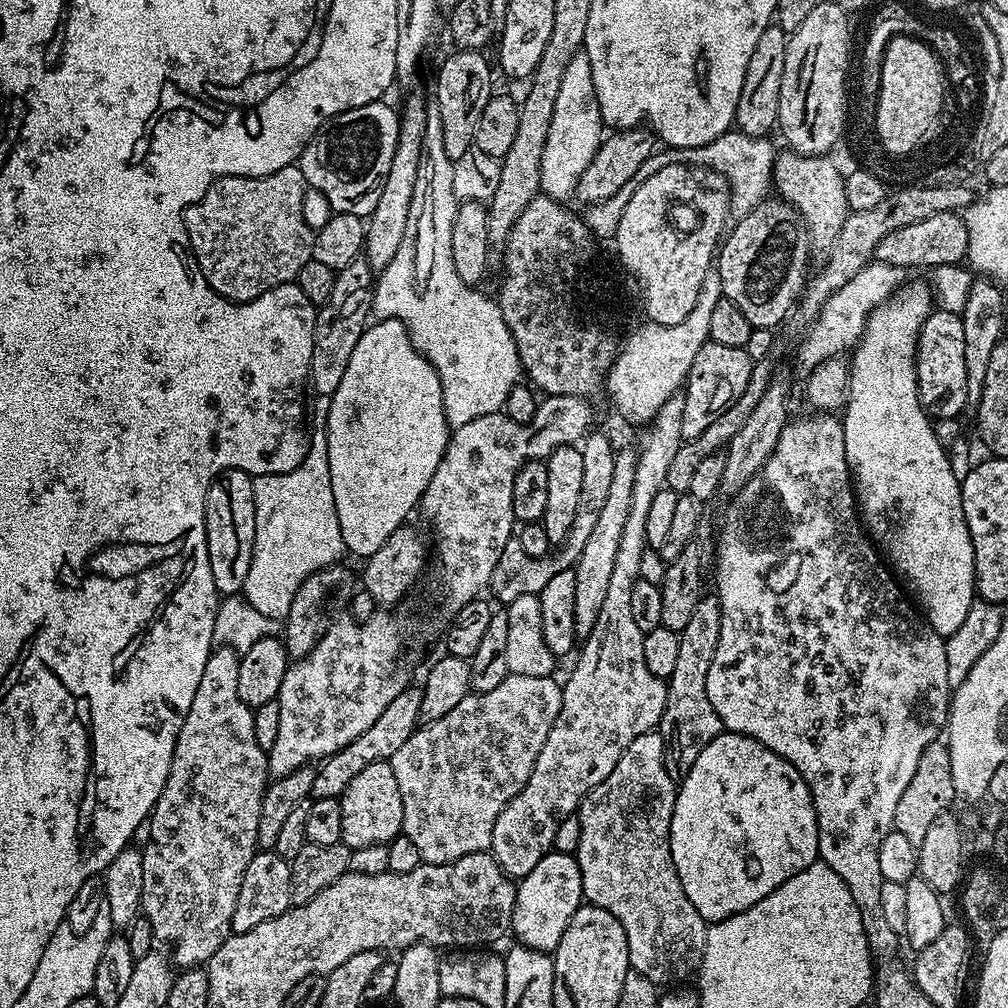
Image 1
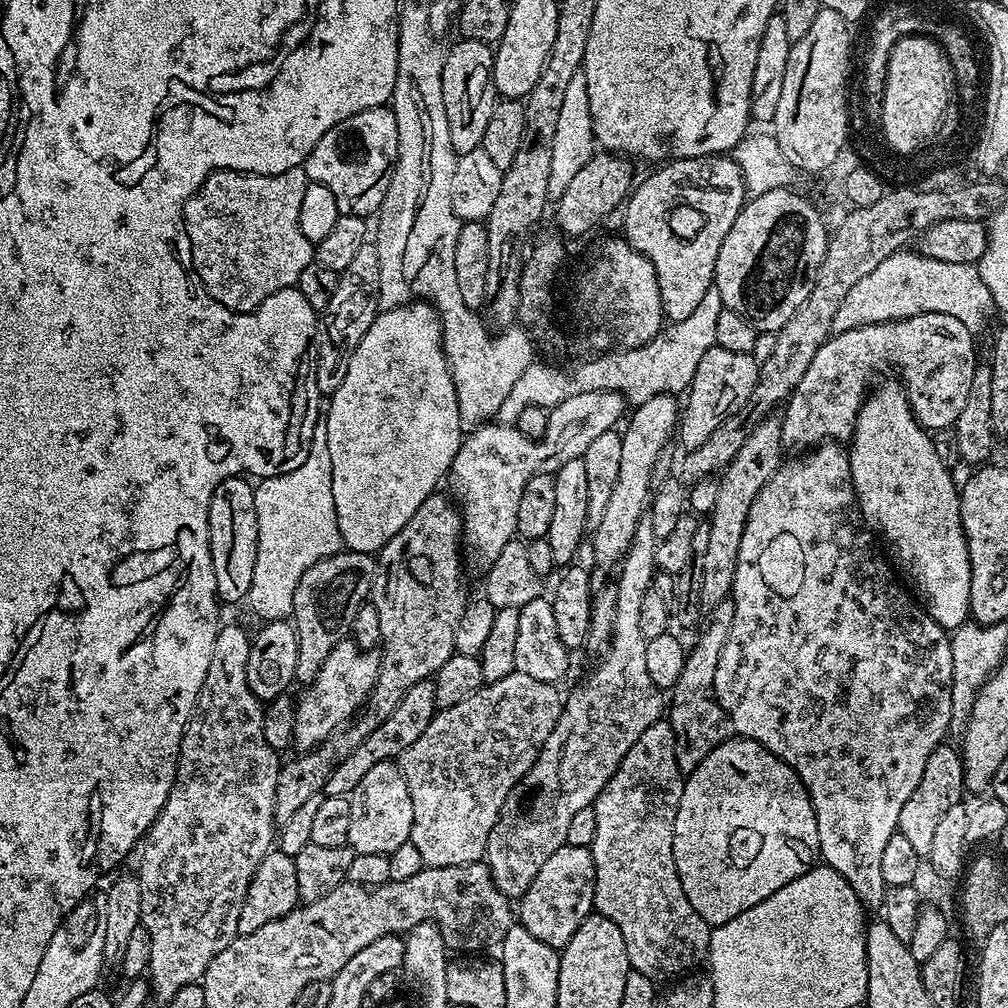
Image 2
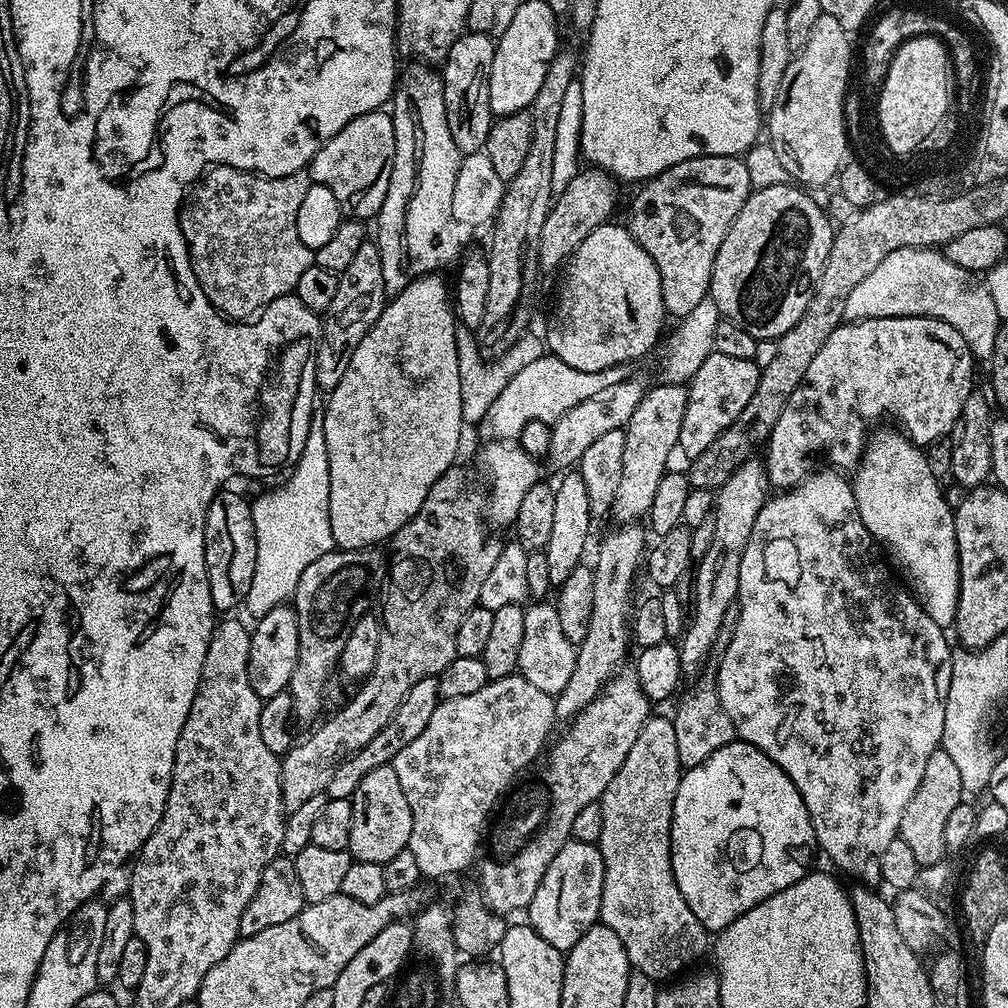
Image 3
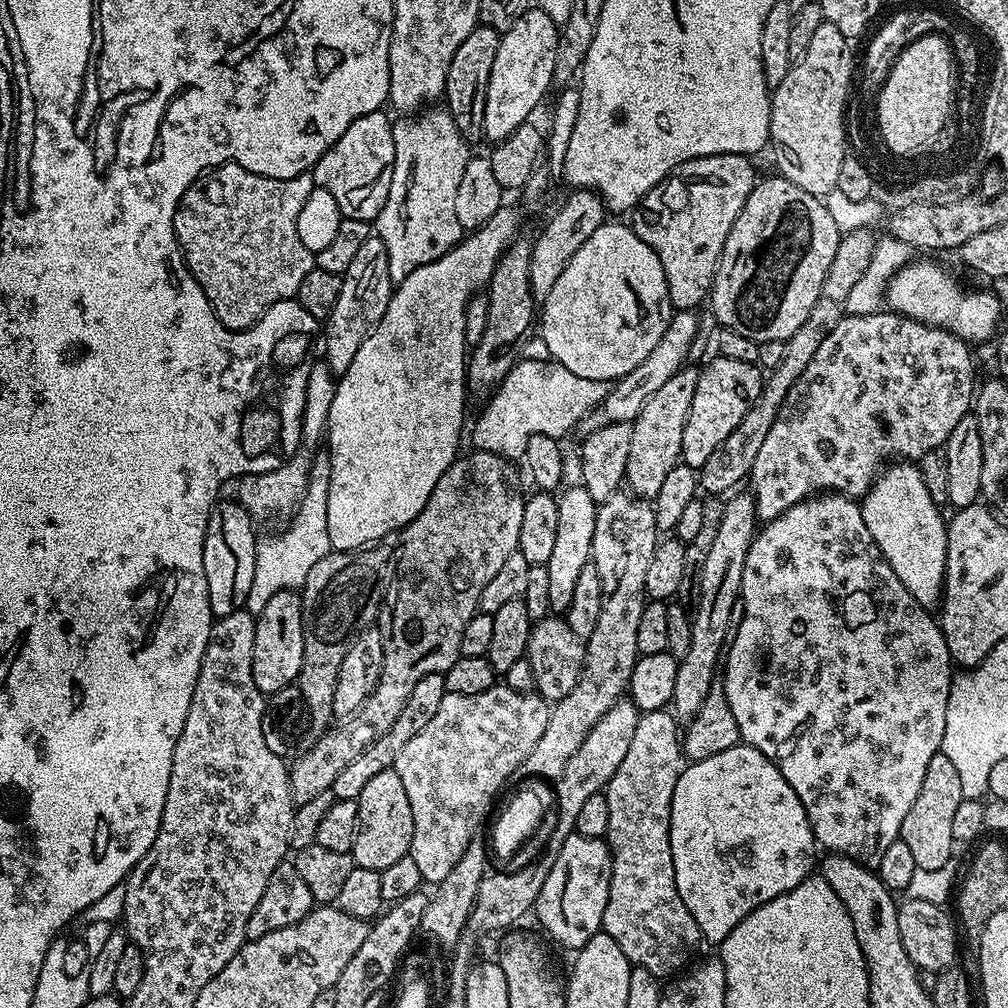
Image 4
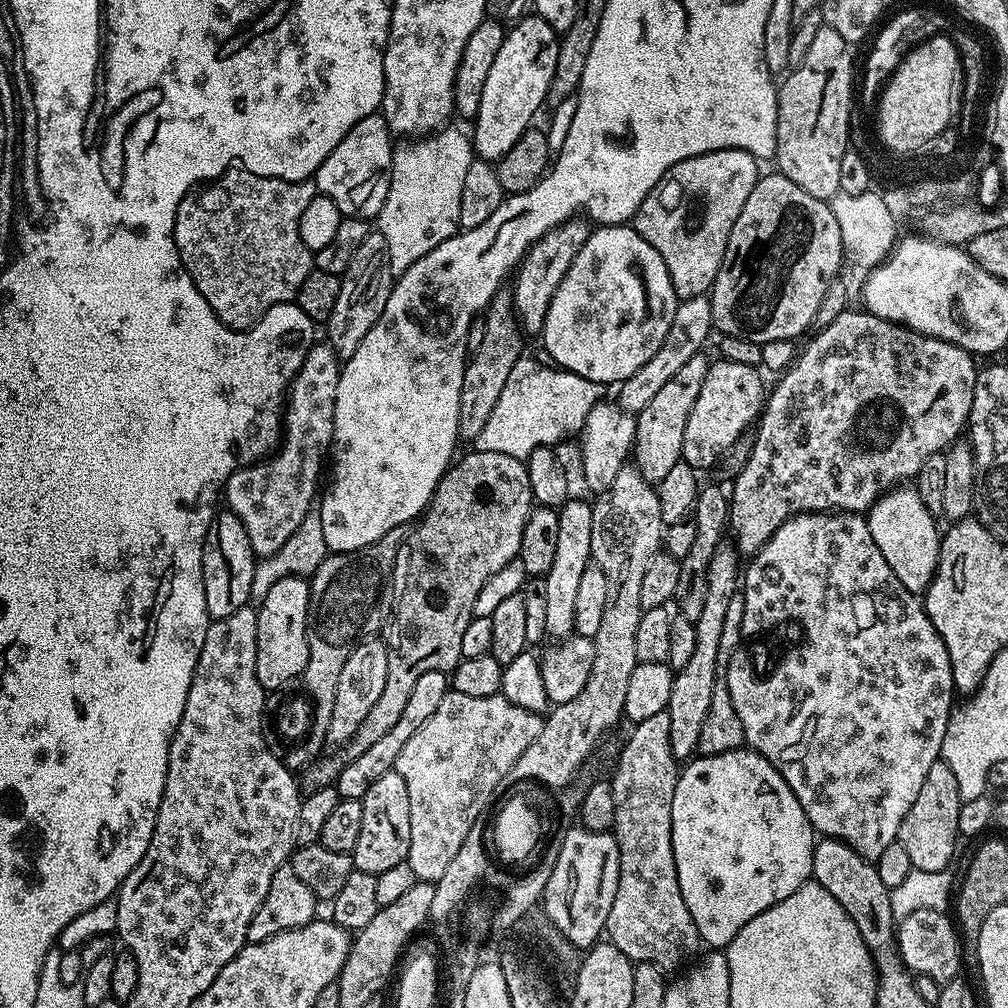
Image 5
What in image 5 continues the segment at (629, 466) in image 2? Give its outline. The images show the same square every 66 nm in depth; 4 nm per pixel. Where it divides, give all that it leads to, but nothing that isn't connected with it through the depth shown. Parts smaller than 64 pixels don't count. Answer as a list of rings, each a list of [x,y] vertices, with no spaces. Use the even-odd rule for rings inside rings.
[[[701,354],[688,359],[682,367],[654,394],[654,399],[636,416],[636,442],[634,445],[634,463],[642,478],[653,486],[660,484],[666,473],[682,459],[682,434],[686,434],[688,415],[694,410],[694,401],[698,390],[702,390],[702,381],[706,379],[709,357]]]

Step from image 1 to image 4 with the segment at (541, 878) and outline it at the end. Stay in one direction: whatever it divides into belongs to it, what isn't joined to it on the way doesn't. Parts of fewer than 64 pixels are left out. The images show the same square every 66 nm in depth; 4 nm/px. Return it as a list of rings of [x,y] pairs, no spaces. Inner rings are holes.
[[[571,835],[562,842],[562,850],[558,850],[558,858],[554,858],[554,866],[550,866],[550,874],[546,874],[546,882],[542,882],[542,890],[536,899],[534,916],[540,919],[542,927],[548,931],[552,940],[557,940],[564,948],[579,950],[594,938],[596,932],[601,931],[606,902],[610,898],[610,874],[612,873],[612,851],[601,838],[586,838]]]

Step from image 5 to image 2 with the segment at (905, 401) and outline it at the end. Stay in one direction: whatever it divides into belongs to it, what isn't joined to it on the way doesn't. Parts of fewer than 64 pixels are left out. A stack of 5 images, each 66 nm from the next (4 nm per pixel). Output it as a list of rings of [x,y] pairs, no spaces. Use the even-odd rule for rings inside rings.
[[[922,313],[917,316],[907,316],[904,320],[890,320],[886,324],[867,324],[861,328],[851,328],[845,332],[838,332],[828,337],[828,340],[818,350],[818,354],[814,354],[814,362],[810,362],[810,367],[806,369],[806,374],[802,374],[802,382],[798,382],[798,386],[793,390],[791,396],[788,397],[782,408],[782,442],[785,449],[800,448],[796,450],[808,450],[813,446],[819,446],[825,442],[844,442],[852,435],[852,427],[856,424],[856,413],[859,412],[861,404],[864,403],[866,395],[866,387],[864,388],[864,375],[872,372],[875,368],[880,368],[883,364],[889,364],[892,368],[897,368],[899,379],[904,386],[904,392],[908,396],[908,401],[912,407],[912,413],[917,422],[924,428],[935,430],[937,428],[953,427],[958,414],[965,405],[966,397],[969,396],[970,382],[973,381],[974,372],[978,367],[976,361],[976,344],[974,335],[958,320],[956,317],[950,317],[949,314],[942,313]]]

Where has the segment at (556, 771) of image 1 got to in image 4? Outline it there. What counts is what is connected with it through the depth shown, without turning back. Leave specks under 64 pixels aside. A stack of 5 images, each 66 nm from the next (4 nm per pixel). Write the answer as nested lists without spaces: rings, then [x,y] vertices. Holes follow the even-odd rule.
[[[621,698],[617,704],[610,706],[602,718],[588,734],[586,742],[578,746],[578,751],[574,753],[574,758],[566,762],[566,770],[555,781],[554,791],[558,810],[554,814],[556,825],[555,833],[550,835],[550,842],[546,845],[546,850],[537,853],[534,862],[530,862],[521,868],[511,870],[489,871],[478,886],[476,904],[472,908],[472,914],[468,918],[467,927],[481,928],[484,932],[503,933],[511,929],[524,915],[531,913],[536,906],[536,899],[542,890],[542,882],[546,882],[546,874],[550,874],[550,866],[554,866],[554,858],[558,858],[558,850],[562,850],[562,842],[566,842],[568,836],[573,835],[578,810],[590,794],[607,789],[610,778],[614,778],[614,770],[622,766],[622,758],[626,758],[626,750],[630,750],[630,742],[634,738],[634,730],[638,726],[642,713],[631,699]]]

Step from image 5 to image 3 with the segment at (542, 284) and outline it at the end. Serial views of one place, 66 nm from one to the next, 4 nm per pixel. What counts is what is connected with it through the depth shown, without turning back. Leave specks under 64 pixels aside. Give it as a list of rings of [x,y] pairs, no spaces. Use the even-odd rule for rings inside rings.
[[[585,167],[576,173],[574,178],[555,197],[551,210],[546,214],[546,223],[542,225],[542,238],[538,242],[540,268],[552,270],[561,267],[572,256],[582,240],[589,237],[598,226],[613,219],[612,211],[616,208],[617,181],[609,172],[601,168]]]

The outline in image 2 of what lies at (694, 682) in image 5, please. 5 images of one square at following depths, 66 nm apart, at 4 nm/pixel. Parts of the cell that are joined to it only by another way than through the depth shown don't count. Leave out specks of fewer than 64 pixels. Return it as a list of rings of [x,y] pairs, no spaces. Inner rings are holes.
[[[776,414],[767,416],[762,422],[758,422],[758,426],[754,426],[754,430],[748,432],[748,437],[742,442],[734,458],[719,473],[718,498],[707,521],[710,526],[710,542],[706,542],[706,558],[702,558],[699,564],[701,609],[713,608],[718,606],[718,602],[729,599],[746,514],[750,512],[758,490],[762,490],[762,486],[780,469],[780,452],[784,449],[781,417]]]

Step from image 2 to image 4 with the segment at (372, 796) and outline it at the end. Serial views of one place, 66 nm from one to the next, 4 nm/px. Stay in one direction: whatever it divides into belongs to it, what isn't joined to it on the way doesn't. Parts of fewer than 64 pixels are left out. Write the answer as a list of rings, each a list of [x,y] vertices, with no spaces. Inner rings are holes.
[[[395,767],[382,770],[363,788],[357,798],[358,826],[352,847],[352,863],[355,867],[374,870],[381,873],[412,850],[414,834],[414,814],[410,814],[410,798],[406,798],[406,789],[402,787],[402,778],[398,778]]]

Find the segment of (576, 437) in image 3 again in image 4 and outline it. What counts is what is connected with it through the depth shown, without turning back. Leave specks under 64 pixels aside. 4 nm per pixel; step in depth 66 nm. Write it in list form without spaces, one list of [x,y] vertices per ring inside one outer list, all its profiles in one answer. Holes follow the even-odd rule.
[[[692,310],[673,311],[666,326],[665,333],[658,341],[658,346],[634,370],[618,379],[607,389],[604,400],[588,413],[582,421],[585,433],[592,432],[595,428],[601,428],[607,424],[631,424],[642,414],[642,406],[669,378],[674,378],[678,370],[685,367],[688,355],[692,352],[692,343],[700,332],[700,324],[696,321],[697,313]]]

